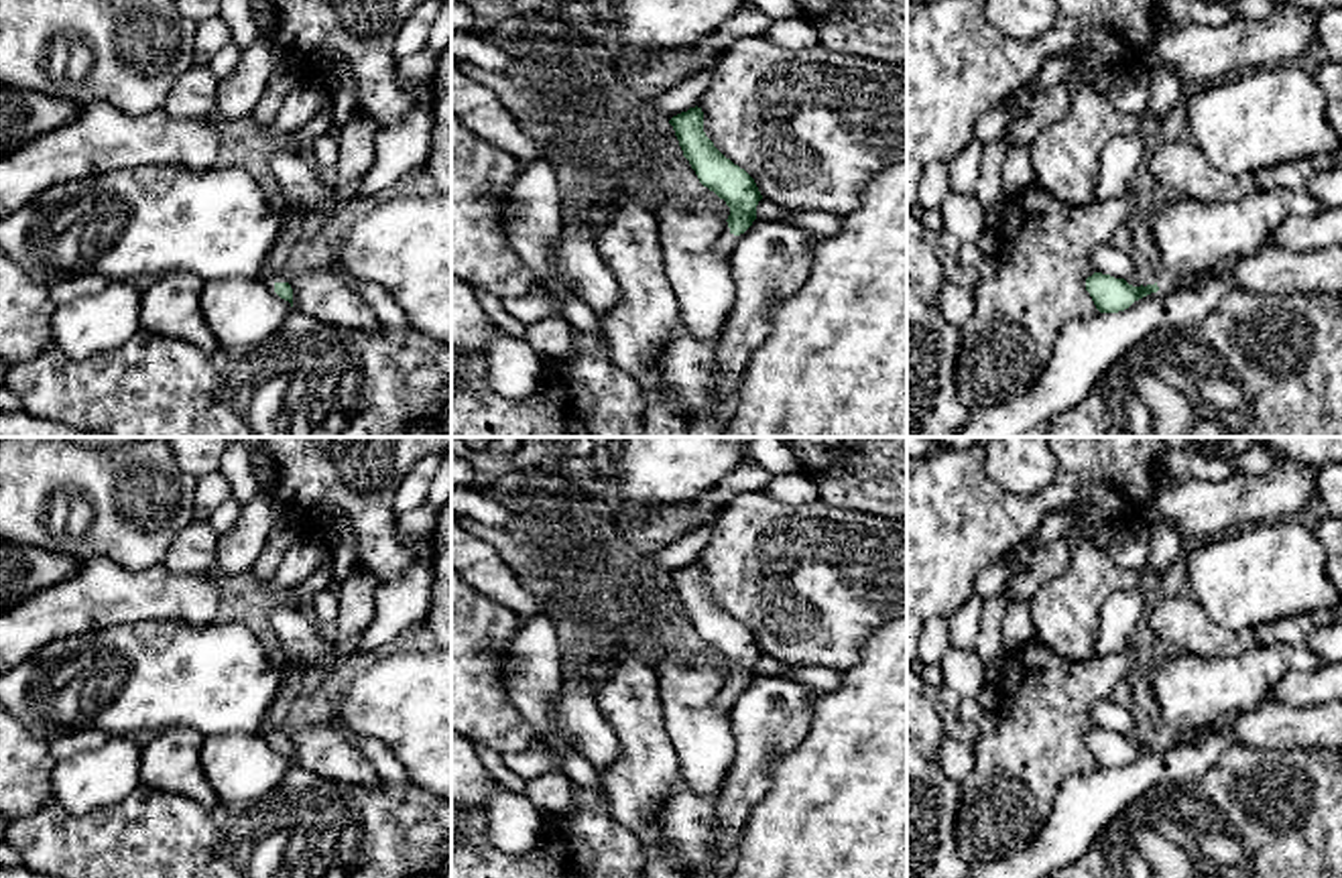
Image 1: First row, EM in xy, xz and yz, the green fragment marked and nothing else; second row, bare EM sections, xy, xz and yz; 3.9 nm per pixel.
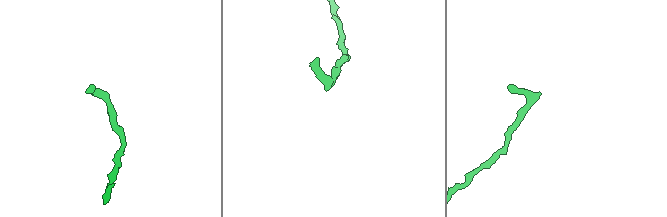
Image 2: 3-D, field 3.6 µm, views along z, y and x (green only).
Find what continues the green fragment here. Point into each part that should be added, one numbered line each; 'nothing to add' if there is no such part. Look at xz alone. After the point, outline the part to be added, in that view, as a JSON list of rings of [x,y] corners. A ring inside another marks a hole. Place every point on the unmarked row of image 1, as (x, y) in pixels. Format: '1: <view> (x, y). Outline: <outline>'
1: xz (724, 700). Outline: [[[724,689],[716,695],[716,709],[720,713],[730,713],[732,705],[734,705],[734,697],[736,697],[736,691],[734,689]]]

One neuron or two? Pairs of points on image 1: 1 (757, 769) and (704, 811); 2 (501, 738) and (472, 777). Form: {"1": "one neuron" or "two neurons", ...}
{"1": "two neurons", "2": "two neurons"}

